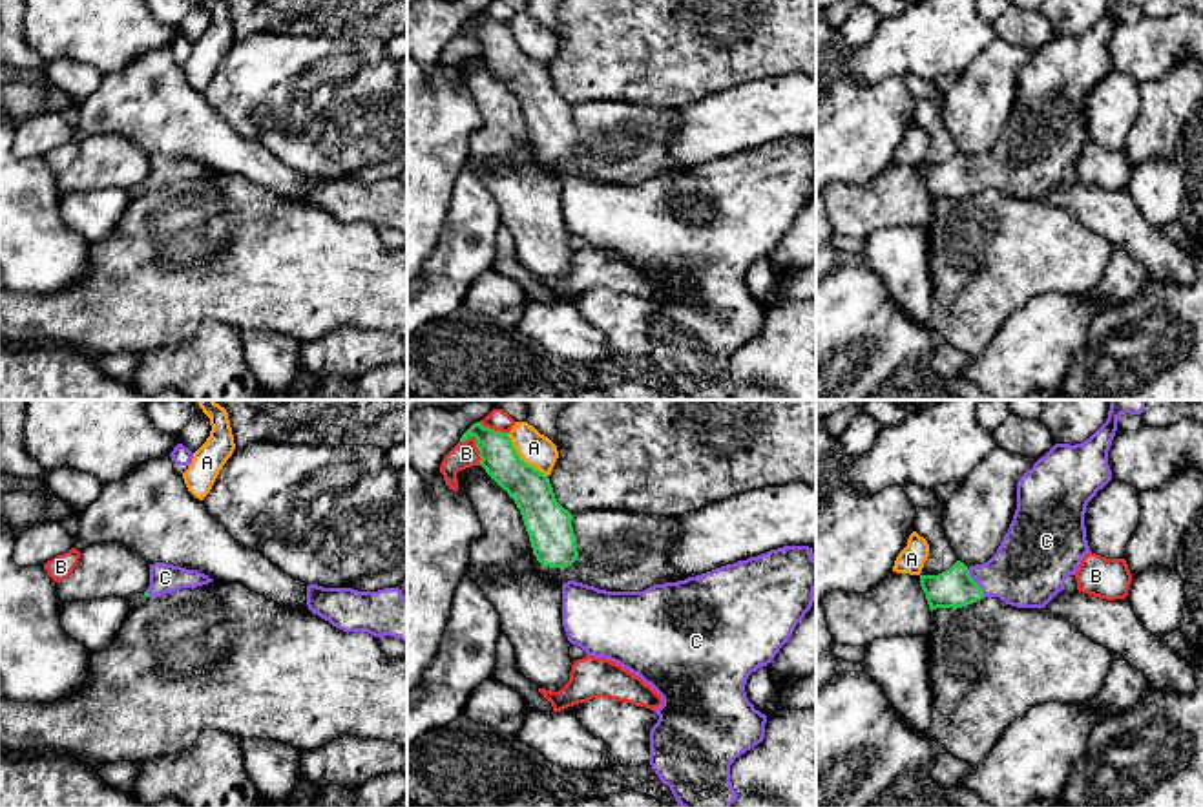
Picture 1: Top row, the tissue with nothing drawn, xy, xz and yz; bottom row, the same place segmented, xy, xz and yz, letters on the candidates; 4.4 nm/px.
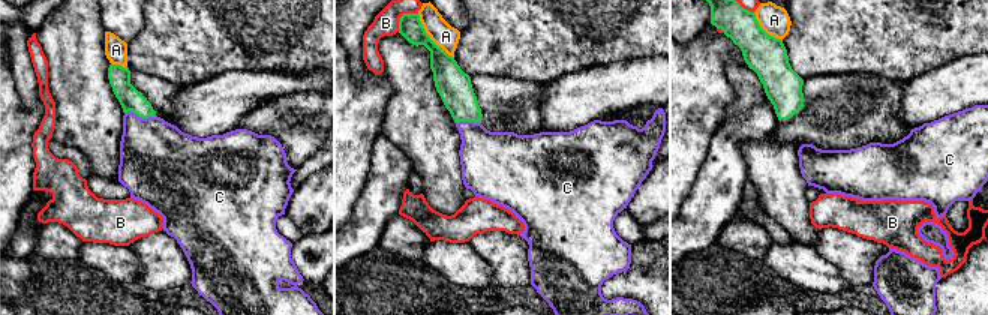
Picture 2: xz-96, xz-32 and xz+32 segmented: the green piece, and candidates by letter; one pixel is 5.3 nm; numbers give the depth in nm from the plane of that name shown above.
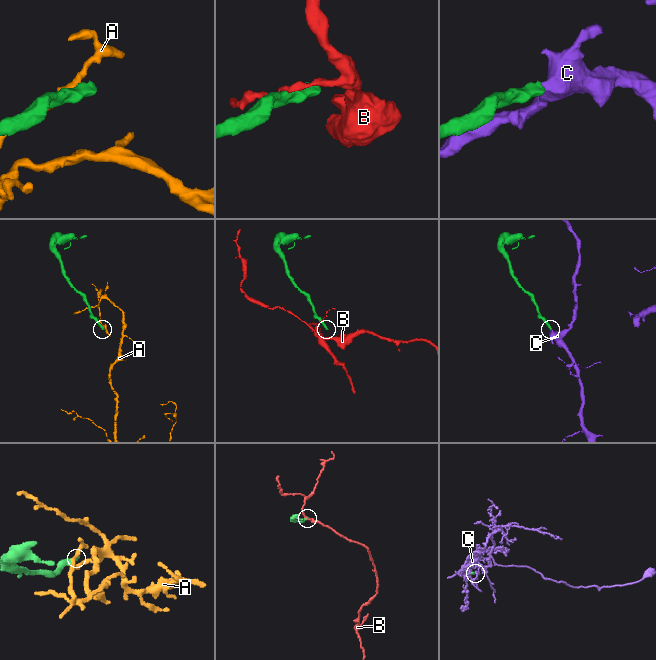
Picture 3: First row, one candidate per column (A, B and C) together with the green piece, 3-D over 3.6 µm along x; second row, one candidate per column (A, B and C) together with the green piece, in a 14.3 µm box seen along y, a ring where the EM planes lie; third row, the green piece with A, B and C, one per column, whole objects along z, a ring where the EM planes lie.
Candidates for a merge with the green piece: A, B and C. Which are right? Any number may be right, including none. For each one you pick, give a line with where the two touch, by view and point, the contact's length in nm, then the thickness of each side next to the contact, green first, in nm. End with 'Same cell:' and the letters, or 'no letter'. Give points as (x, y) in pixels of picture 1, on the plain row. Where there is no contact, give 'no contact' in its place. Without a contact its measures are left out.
C: contact yz (975, 174); length 150 nm; calibres 180 and 320 nm
Same cell: C

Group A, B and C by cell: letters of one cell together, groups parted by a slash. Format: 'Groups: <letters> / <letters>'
Groups: A / B / C

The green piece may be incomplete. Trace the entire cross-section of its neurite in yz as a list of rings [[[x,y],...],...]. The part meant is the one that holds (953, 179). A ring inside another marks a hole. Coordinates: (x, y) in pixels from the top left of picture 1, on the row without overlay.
[[[1110,0],[1106,13],[1083,35],[1055,35],[1028,60],[1017,73],[1017,100],[997,144],[984,155],[966,157],[957,152],[949,161],[938,166],[920,166],[920,177],[926,184],[929,201],[962,199],[984,188],[999,188],[1017,199],[1044,199],[1059,183],[1064,181],[1068,166],[1075,166],[1083,148],[1090,144],[1086,131],[1084,104],[1088,93],[1112,71],[1108,42],[1117,22],[1121,5],[1141,5],[1143,0]]]

